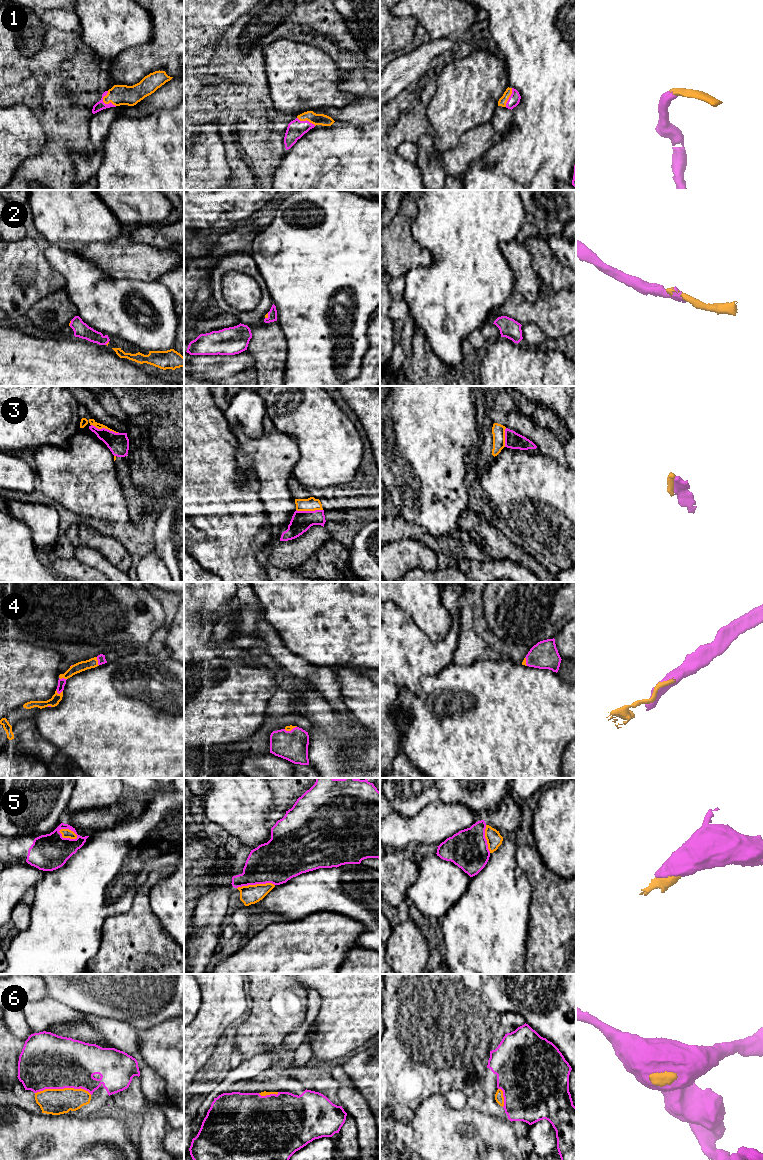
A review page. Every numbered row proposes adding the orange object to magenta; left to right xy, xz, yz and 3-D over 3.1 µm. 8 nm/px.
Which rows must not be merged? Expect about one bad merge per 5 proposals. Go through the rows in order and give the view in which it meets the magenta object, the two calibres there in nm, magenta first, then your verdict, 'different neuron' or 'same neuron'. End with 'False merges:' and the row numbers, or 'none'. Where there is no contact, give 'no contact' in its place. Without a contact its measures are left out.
1: contact in xy; calibres 70 and 160 nm; same neuron
2: contact in xz; calibres 80 and 30 nm; same neuron
3: contact in xy; calibres 170 and 50 nm; same neuron
4: contact in xy; calibres 60 and 80 nm; same neuron
5: contact in xy; calibres 300 and 80 nm; same neuron
6: contact in xy; calibres 440 and 200 nm; same neuron
False merges: none

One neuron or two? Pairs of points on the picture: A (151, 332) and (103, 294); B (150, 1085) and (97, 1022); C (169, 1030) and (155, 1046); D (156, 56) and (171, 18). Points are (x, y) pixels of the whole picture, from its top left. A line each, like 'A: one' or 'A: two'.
A: one
B: one
C: one
D: one

